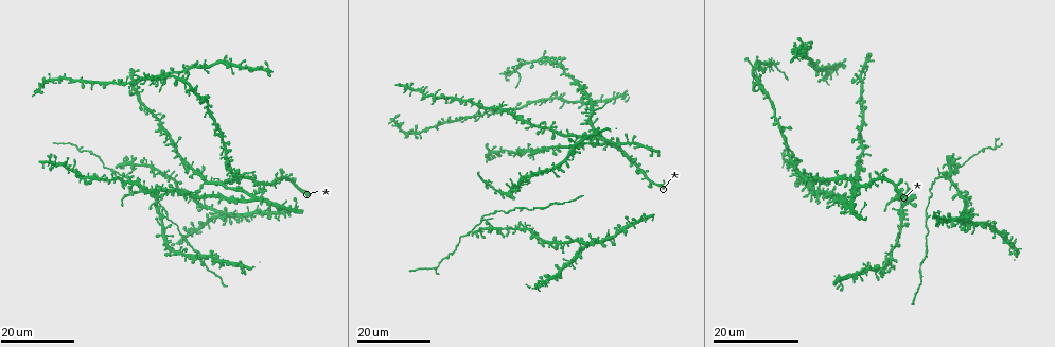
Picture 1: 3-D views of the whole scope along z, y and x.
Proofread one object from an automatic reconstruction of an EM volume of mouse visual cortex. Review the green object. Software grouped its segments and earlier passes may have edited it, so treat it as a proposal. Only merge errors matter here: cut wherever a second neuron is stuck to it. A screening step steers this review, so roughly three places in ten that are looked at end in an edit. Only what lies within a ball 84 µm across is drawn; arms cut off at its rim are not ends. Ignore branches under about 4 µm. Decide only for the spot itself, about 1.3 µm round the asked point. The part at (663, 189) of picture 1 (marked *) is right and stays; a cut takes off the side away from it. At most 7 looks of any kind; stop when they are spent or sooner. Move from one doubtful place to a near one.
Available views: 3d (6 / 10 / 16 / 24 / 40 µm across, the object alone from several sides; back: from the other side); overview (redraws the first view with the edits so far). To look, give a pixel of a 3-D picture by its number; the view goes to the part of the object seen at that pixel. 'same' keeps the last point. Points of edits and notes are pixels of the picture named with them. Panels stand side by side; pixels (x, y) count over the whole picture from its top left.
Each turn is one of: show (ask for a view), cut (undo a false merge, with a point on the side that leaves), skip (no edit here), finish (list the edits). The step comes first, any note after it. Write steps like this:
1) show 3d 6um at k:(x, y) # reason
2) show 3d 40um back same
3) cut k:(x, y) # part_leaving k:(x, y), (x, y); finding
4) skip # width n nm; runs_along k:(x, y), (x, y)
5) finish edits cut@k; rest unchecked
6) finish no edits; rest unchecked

show 3d 16um at 1:(812, 181) # a fork

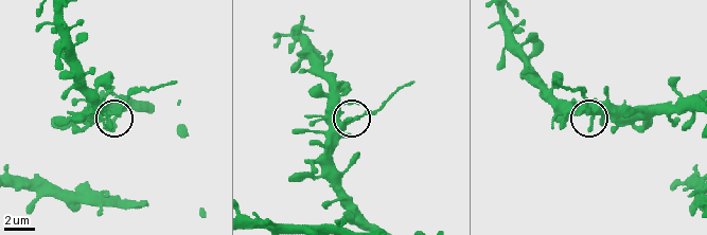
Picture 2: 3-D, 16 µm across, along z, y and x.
show 3d 6um at 2:(342, 122) # zoom in

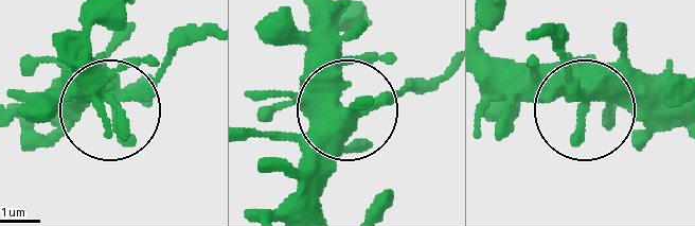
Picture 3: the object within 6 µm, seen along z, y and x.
show 3d 6um back at 3:(587, 99)

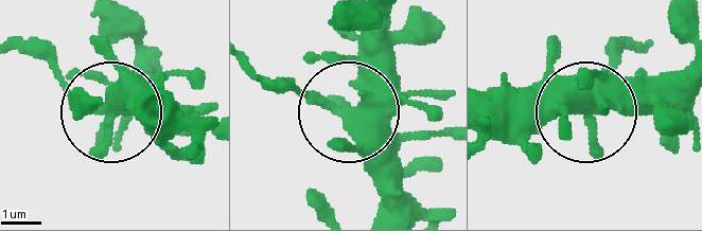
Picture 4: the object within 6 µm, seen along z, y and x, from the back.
cut 4:(60, 72) # side_arm 6 um; part_leaving 4:(100, 110), (12, 50); a second neuron is stuck on

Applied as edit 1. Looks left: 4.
show overview

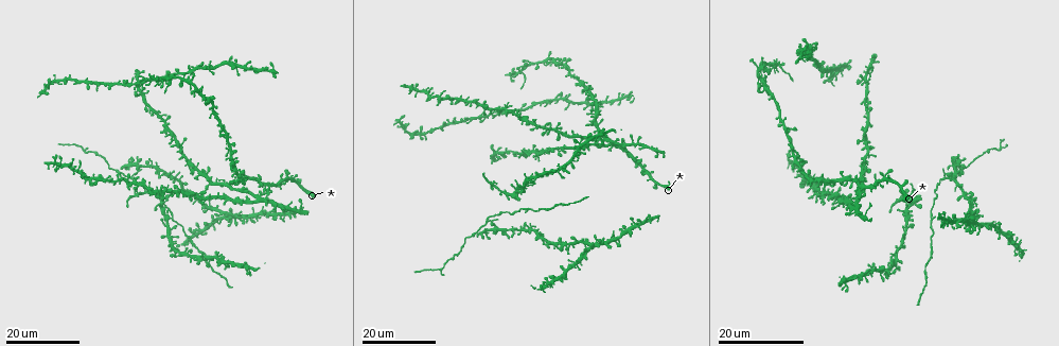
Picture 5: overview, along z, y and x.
show 3d 16um at 5:(258, 197) # three arms meet

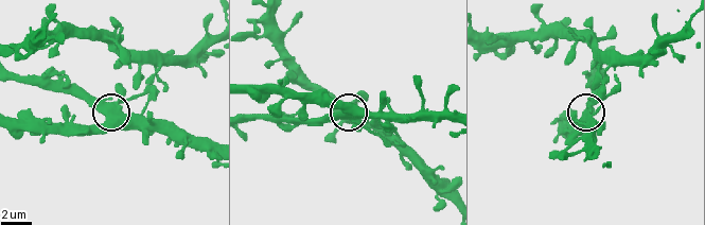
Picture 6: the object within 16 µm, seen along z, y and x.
show 3d 6um at 6:(107, 116)

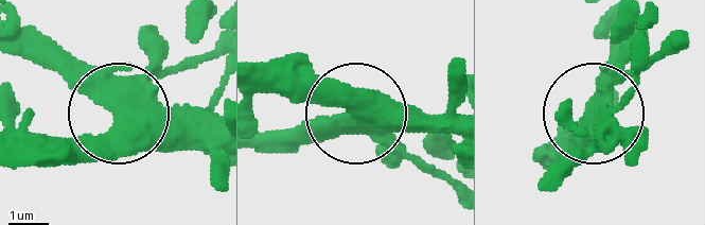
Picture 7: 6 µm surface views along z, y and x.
skip # arms 3; runs_along 7:(214, 45), (153, 75), (123, 109), (35, 28); all the same neuron

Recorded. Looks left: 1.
finish edits cut@4; rest unchecked

